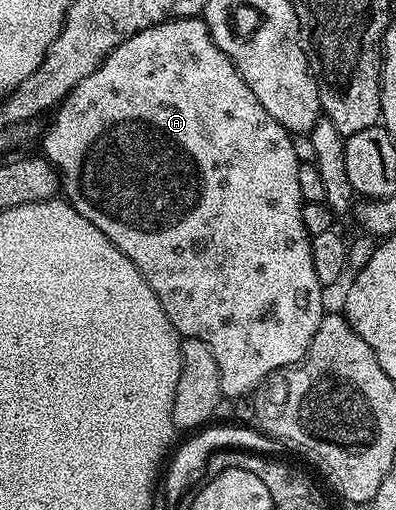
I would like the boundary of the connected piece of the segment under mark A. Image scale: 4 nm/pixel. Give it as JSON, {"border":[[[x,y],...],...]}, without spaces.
{"border":[[[202,17],[175,18],[129,36],[125,44],[116,48],[99,65],[97,72],[85,76],[85,80],[81,80],[81,84],[69,92],[67,98],[59,103],[53,117],[55,122],[49,123],[43,134],[41,154],[58,170],[66,201],[81,216],[85,216],[89,224],[101,228],[101,232],[105,232],[107,239],[122,254],[129,256],[141,276],[145,276],[149,288],[153,288],[157,300],[161,300],[161,308],[165,308],[165,316],[169,316],[178,334],[184,339],[201,340],[212,350],[220,372],[220,392],[224,399],[242,399],[258,390],[259,385],[276,370],[285,370],[302,362],[325,313],[325,290],[319,285],[317,271],[313,268],[311,235],[303,223],[305,203],[301,196],[301,184],[297,184],[301,163],[297,152],[293,152],[292,135],[277,124],[277,120],[273,120],[265,108],[261,108],[261,100],[249,92],[249,84],[245,84],[229,56],[225,56],[223,49],[213,40]]]}

